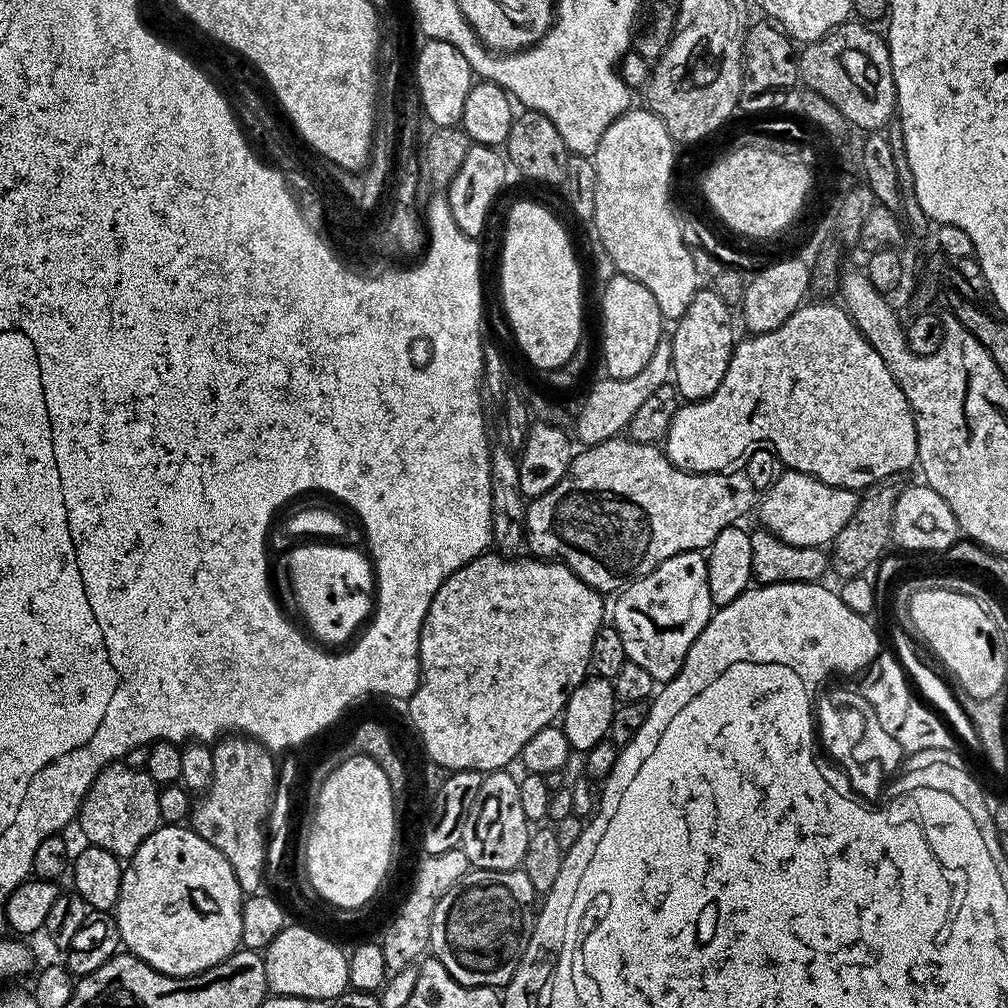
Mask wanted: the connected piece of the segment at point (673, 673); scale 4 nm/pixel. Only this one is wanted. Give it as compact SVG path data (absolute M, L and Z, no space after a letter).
M687 552L676 555L664 562L658 570L645 579L633 581L617 597L616 621L614 627L623 640L627 661L641 666L659 685L666 685L680 676L685 660L693 648L694 642L705 632L706 626L712 621L716 612L713 594L710 592L709 564L707 557L701 552Z

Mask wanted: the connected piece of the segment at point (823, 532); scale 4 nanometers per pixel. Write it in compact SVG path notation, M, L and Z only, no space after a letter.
M788 470L783 474L772 493L763 497L758 512L764 519L763 527L790 547L827 549L851 523L861 497L851 488L832 488L801 472Z

